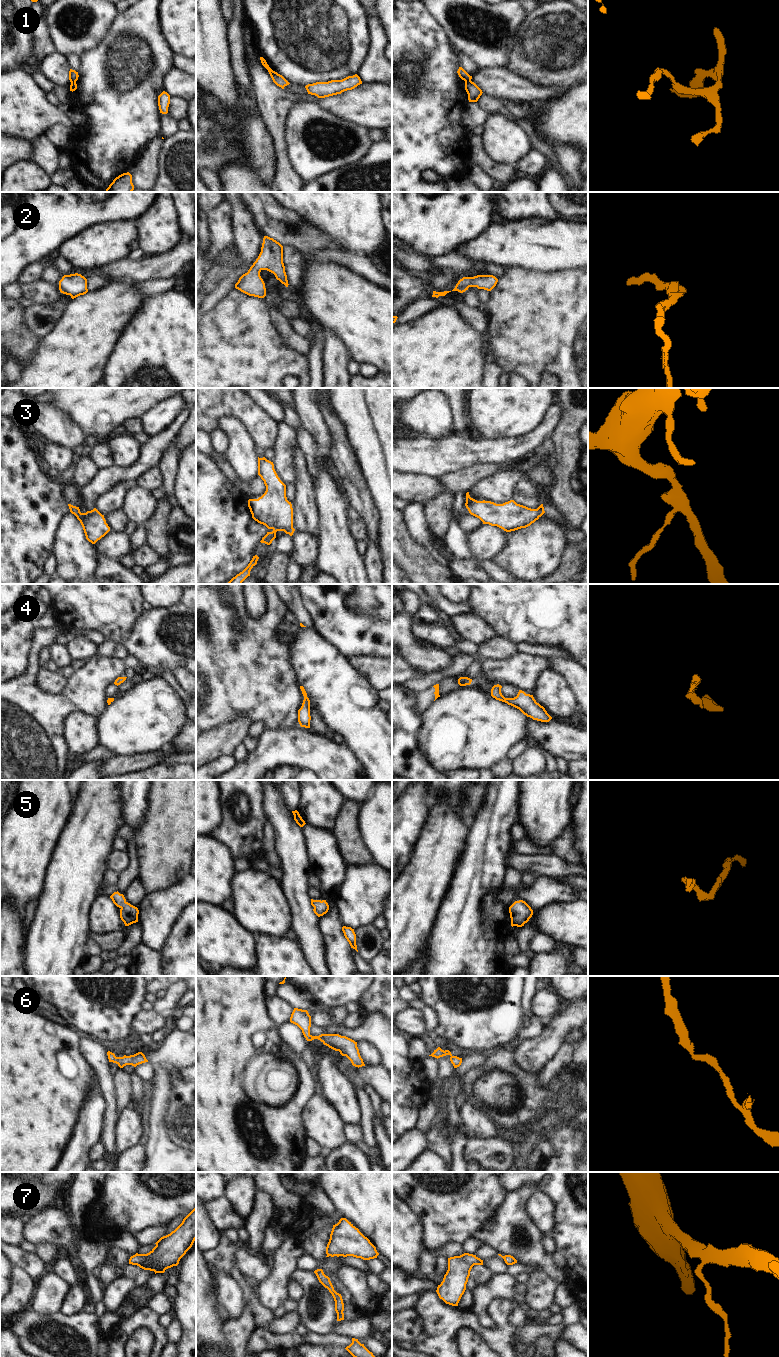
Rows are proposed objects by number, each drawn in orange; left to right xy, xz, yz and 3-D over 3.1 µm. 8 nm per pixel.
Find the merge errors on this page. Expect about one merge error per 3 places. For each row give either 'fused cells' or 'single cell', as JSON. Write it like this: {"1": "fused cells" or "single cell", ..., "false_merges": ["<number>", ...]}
{"1": "fused cells", "2": "single cell", "3": "single cell", "4": "single cell", "5": "single cell", "6": "single cell", "7": "single cell", "false_merges": ["1"]}

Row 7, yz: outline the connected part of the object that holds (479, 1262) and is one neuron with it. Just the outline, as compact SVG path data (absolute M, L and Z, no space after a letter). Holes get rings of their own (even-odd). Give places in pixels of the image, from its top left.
M464 1253L448 1258L448 1270L436 1290L439 1298L446 1304L458 1306L474 1265L483 1265L483 1260L473 1254Z

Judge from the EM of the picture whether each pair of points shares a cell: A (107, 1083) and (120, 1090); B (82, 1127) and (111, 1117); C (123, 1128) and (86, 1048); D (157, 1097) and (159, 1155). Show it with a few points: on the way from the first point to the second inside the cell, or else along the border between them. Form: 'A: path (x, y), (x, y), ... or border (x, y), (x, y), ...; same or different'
A: border (112, 1075), (116, 1108), (118, 1110); different
B: border (103, 1096), (106, 1102), (106, 1109), (99, 1140); different
C: border (119, 1113), (115, 1123), (114, 1140); different
D: path (157, 1111), (158, 1141); same

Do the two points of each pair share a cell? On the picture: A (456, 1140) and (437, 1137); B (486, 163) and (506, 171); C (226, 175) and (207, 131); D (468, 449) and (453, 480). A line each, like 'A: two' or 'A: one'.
A: two
B: one
C: two
D: two

